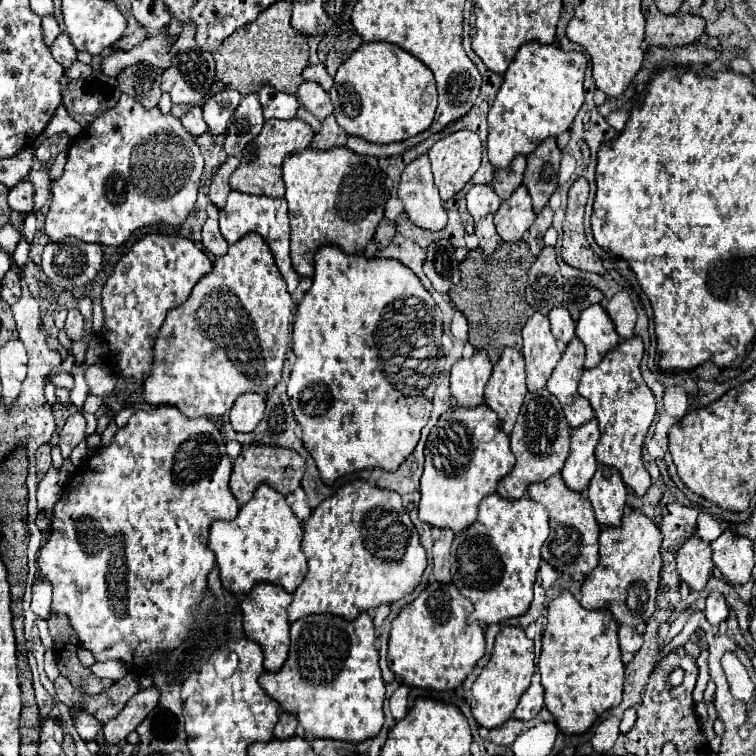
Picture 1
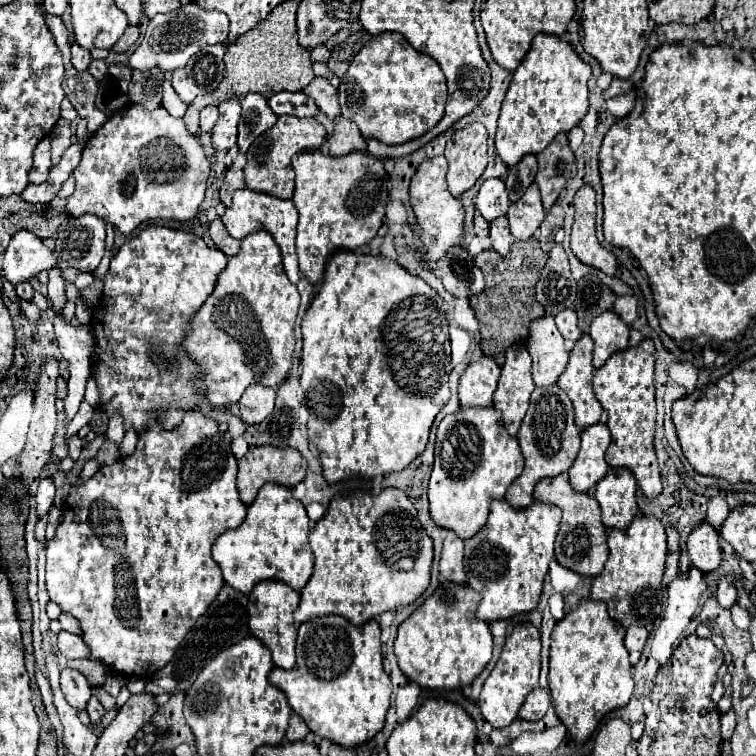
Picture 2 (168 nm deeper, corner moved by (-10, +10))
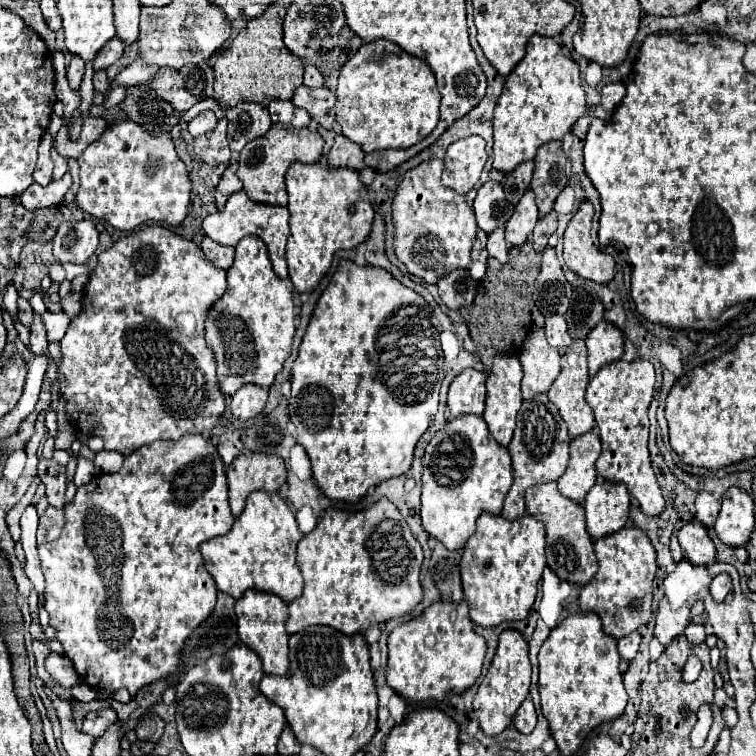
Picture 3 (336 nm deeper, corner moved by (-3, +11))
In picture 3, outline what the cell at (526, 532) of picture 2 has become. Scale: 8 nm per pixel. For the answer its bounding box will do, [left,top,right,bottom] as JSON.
[461,513,545,627]

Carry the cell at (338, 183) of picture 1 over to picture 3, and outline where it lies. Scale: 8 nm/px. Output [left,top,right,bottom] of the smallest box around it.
[285,163,373,293]

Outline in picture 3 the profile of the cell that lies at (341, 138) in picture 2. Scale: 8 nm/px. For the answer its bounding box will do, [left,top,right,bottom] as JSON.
[327,135,365,171]

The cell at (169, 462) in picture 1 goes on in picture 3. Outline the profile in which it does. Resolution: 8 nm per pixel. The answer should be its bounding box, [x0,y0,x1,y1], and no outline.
[39,435,235,697]

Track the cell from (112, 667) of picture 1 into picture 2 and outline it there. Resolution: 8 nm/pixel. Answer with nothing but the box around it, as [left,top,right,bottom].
[57,630,89,659]

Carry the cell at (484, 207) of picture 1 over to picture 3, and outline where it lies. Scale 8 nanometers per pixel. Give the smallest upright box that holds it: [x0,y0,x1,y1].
[473,181,513,233]

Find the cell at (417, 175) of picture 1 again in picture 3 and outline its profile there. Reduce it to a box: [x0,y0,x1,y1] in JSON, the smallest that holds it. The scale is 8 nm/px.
[393,159,477,283]

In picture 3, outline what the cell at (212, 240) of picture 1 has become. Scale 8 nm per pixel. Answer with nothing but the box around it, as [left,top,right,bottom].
[201,237,235,271]

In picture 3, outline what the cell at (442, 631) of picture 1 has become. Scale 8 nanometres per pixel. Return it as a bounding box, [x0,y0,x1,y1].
[385,601,487,703]

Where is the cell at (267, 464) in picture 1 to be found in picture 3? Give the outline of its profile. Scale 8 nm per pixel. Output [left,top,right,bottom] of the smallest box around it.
[227,453,287,517]

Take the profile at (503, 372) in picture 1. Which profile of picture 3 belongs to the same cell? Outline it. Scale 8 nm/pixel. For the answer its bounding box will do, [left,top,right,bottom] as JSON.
[483,355,523,447]

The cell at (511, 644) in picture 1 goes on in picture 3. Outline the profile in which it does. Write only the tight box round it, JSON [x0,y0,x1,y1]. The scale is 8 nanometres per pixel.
[473,631,531,735]

